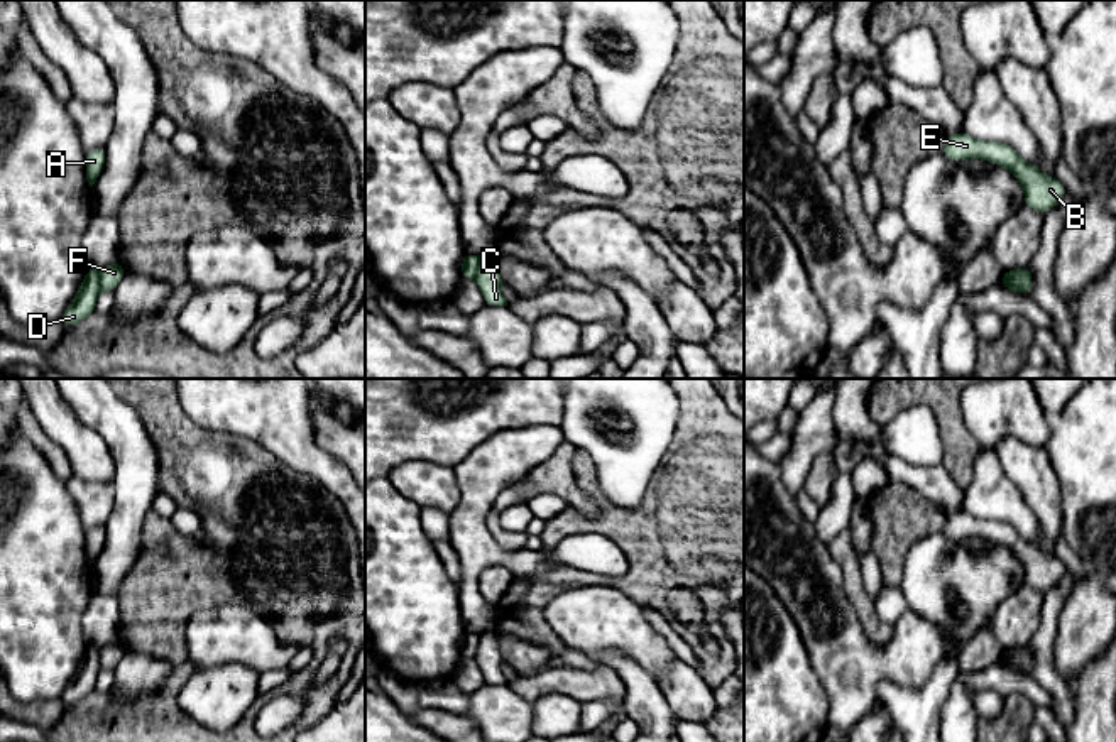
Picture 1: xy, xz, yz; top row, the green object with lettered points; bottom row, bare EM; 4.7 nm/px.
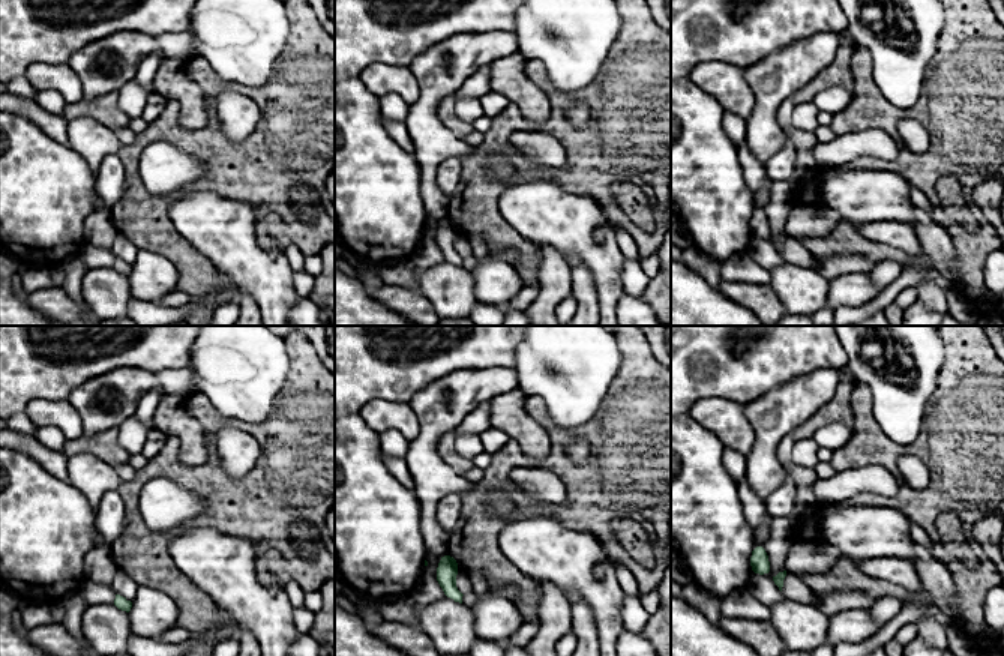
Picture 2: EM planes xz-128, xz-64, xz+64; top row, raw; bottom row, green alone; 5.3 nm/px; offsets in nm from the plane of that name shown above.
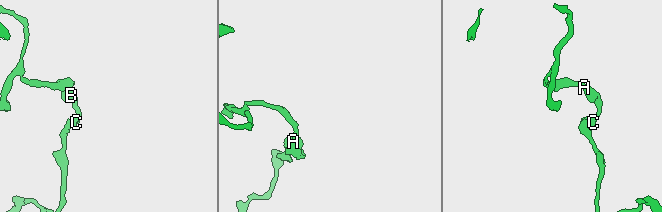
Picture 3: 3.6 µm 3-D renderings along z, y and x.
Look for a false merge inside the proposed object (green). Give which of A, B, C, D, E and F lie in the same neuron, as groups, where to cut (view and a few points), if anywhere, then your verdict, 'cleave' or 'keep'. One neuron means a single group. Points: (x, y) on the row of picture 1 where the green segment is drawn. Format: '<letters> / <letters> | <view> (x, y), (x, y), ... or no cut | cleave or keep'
A B C E F / D | xz (481, 257), (474, 278) | cleave

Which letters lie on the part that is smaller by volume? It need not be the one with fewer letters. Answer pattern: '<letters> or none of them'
D

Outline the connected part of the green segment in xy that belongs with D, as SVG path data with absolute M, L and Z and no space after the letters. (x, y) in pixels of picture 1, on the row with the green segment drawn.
M88 267L74 299L61 316L64 328L71 328L93 314L100 292L100 270Z

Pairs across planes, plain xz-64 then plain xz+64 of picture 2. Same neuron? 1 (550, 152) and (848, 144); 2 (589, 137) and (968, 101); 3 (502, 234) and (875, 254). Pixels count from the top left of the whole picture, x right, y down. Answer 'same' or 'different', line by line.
1: same
2: same
3: same

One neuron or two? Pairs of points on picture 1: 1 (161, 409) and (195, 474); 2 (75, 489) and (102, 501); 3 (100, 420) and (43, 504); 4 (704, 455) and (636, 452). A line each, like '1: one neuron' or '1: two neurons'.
1: one neuron
2: one neuron
3: two neurons
4: two neurons

